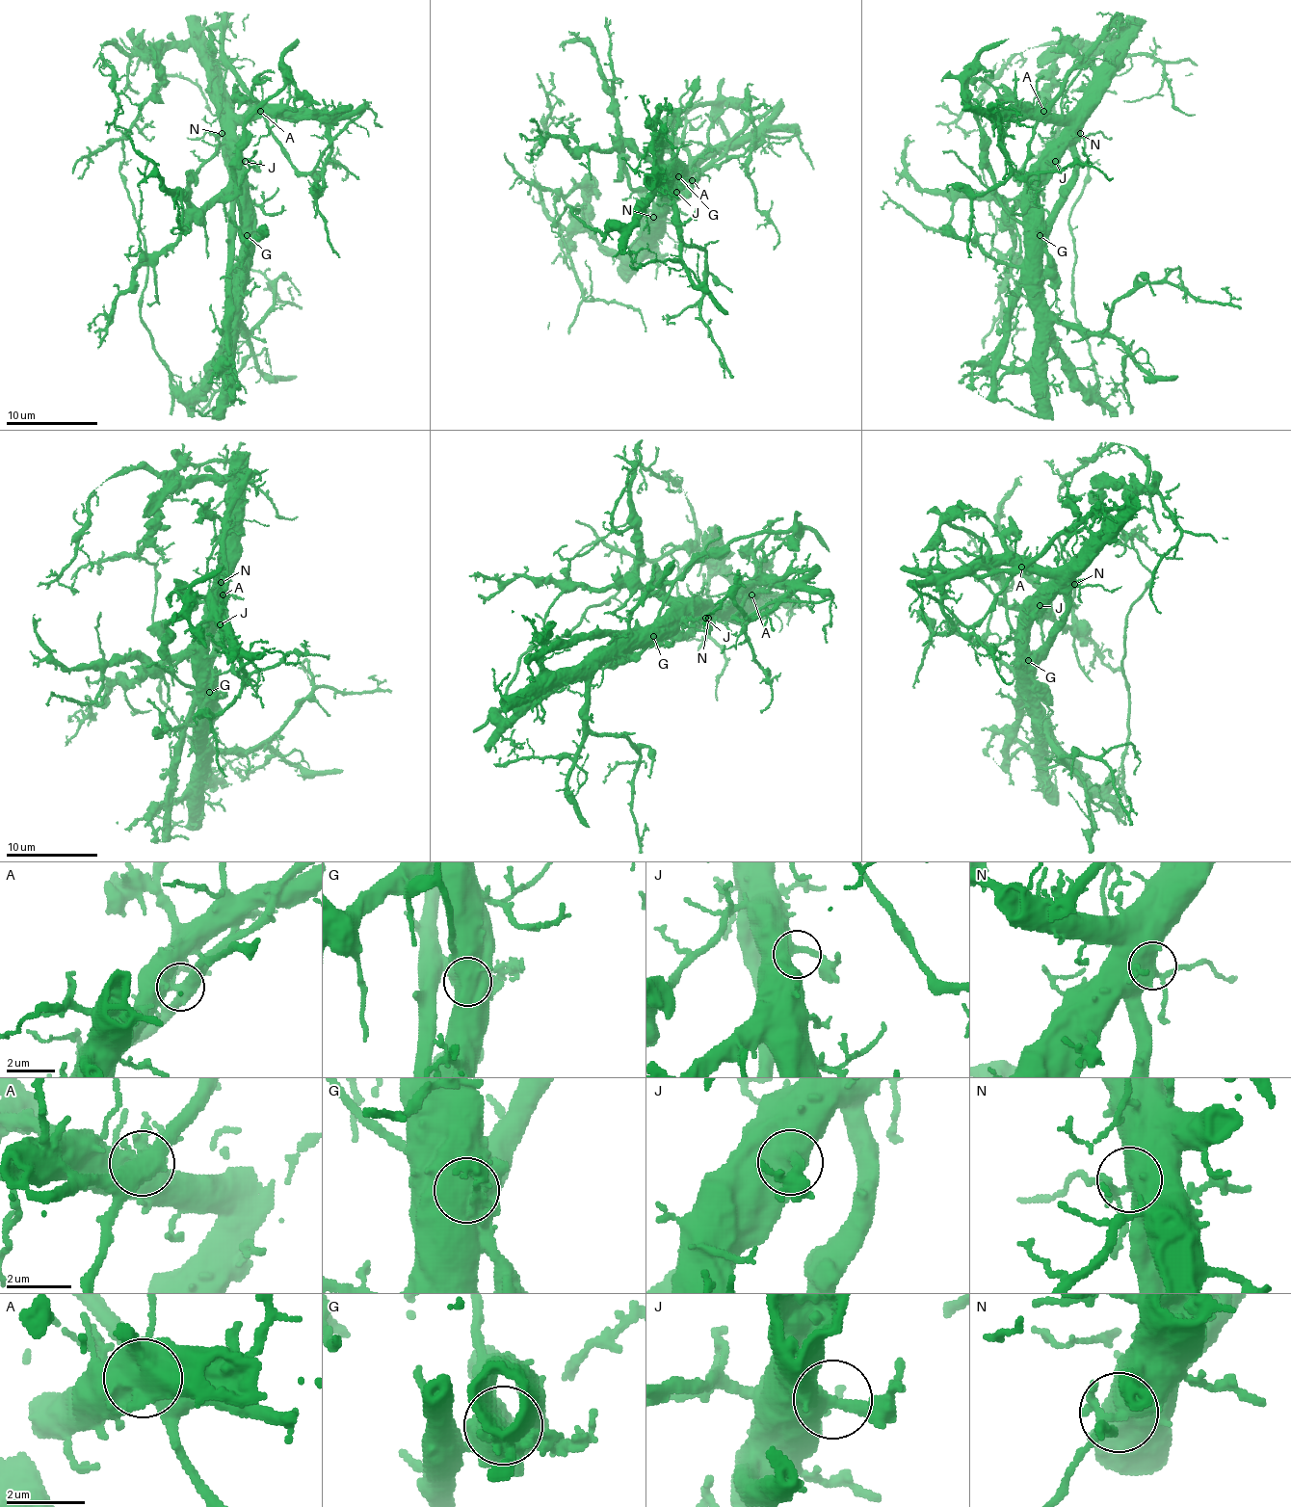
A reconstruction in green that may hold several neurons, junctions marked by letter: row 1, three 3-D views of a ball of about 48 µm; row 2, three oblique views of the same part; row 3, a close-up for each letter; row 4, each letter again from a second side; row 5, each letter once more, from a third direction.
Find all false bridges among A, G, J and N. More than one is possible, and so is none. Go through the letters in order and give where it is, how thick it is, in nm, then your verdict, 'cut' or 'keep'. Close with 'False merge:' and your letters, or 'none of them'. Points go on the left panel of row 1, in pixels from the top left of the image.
A: at (260, 111); 500 nm thick; cut
G: at (247, 235); 1250 nm thick; cut
J: at (245, 161); 550 nm thick; keep
N: at (222, 133); 440 nm thick; keep
False merge: A, G

